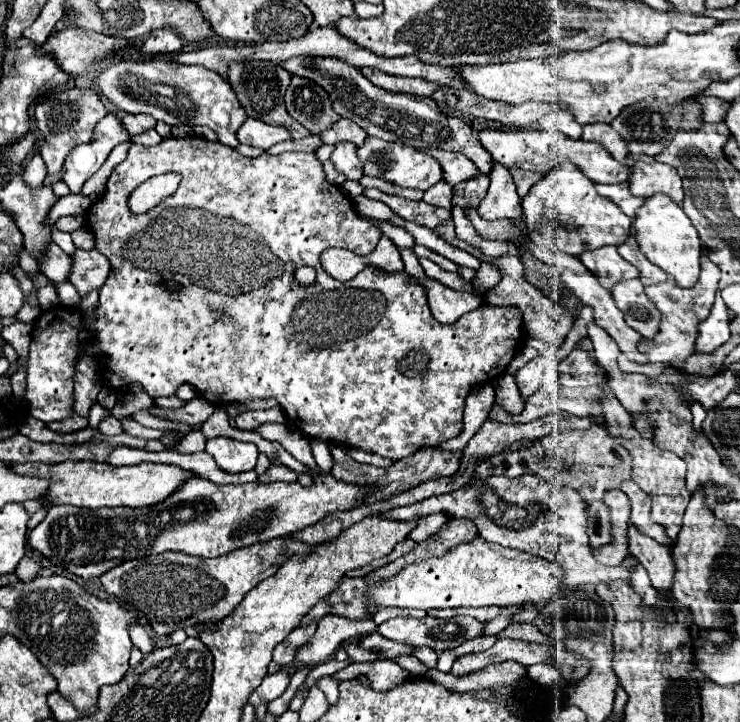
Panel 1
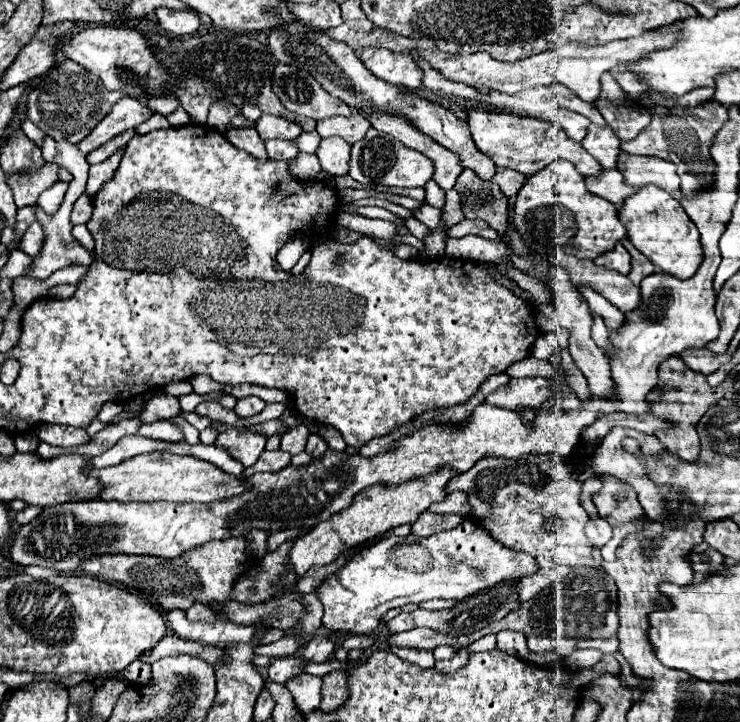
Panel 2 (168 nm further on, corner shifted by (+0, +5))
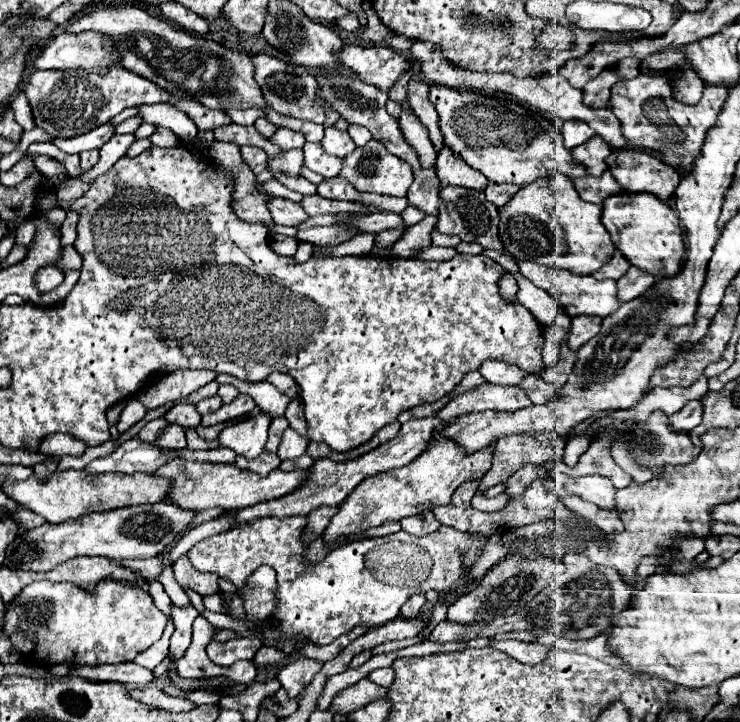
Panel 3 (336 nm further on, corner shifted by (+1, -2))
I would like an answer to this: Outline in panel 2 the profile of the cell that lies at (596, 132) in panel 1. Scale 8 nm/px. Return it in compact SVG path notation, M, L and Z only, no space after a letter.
M589 125L589 133L581 141L581 145L605 167L605 169L617 169L617 157L621 153L621 141L611 131L611 127L599 127Z

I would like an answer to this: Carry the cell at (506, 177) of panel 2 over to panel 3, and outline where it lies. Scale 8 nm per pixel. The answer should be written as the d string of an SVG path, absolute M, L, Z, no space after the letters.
M488 184L488 188L484 190L486 200L490 200L492 204L496 204L498 208L504 206L516 192L520 190L520 186L514 184Z

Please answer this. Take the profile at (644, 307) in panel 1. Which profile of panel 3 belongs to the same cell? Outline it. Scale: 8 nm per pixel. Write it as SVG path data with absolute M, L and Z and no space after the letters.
M518 262L518 268L524 278L528 278L532 284L536 284L538 288L552 294L570 316L586 314L586 316L606 318L608 314L616 312L622 306L622 302L616 298L616 282L614 280L596 280L594 276L576 276L576 274L570 274L564 270L546 268L546 266L532 264L532 262Z

